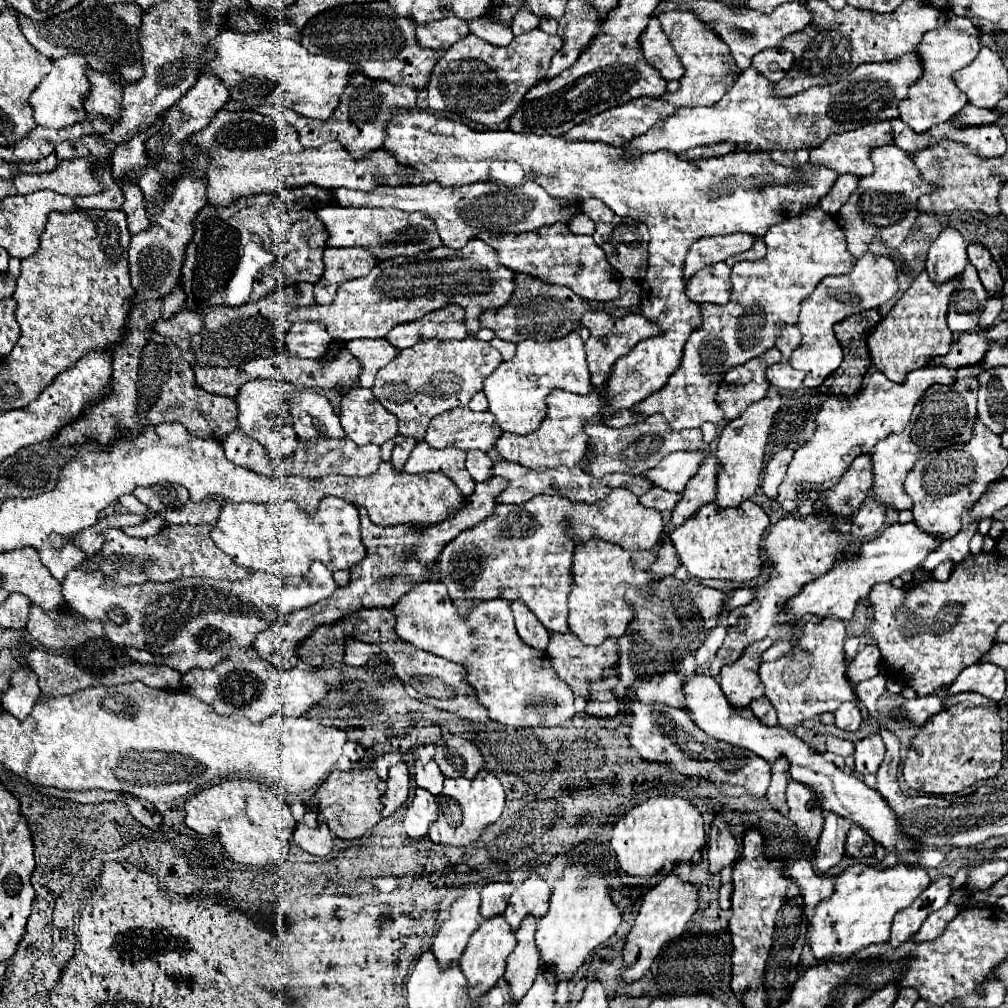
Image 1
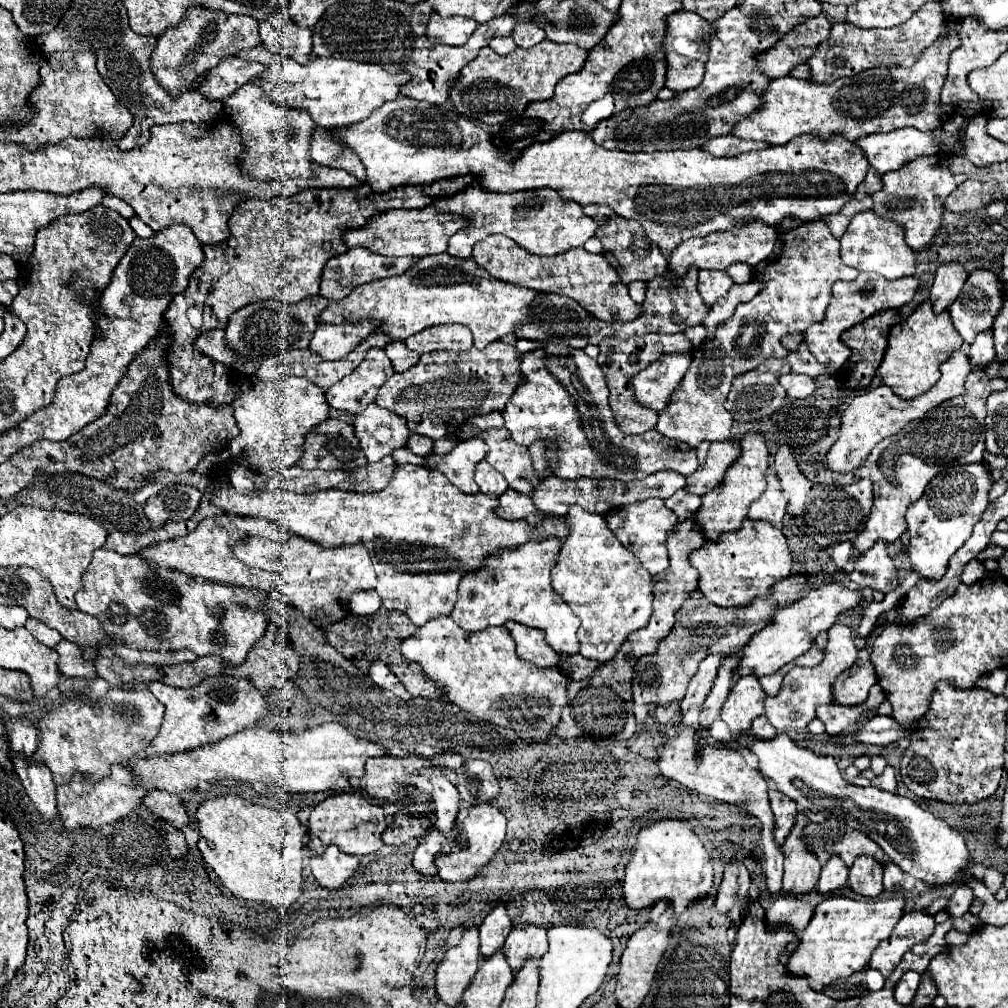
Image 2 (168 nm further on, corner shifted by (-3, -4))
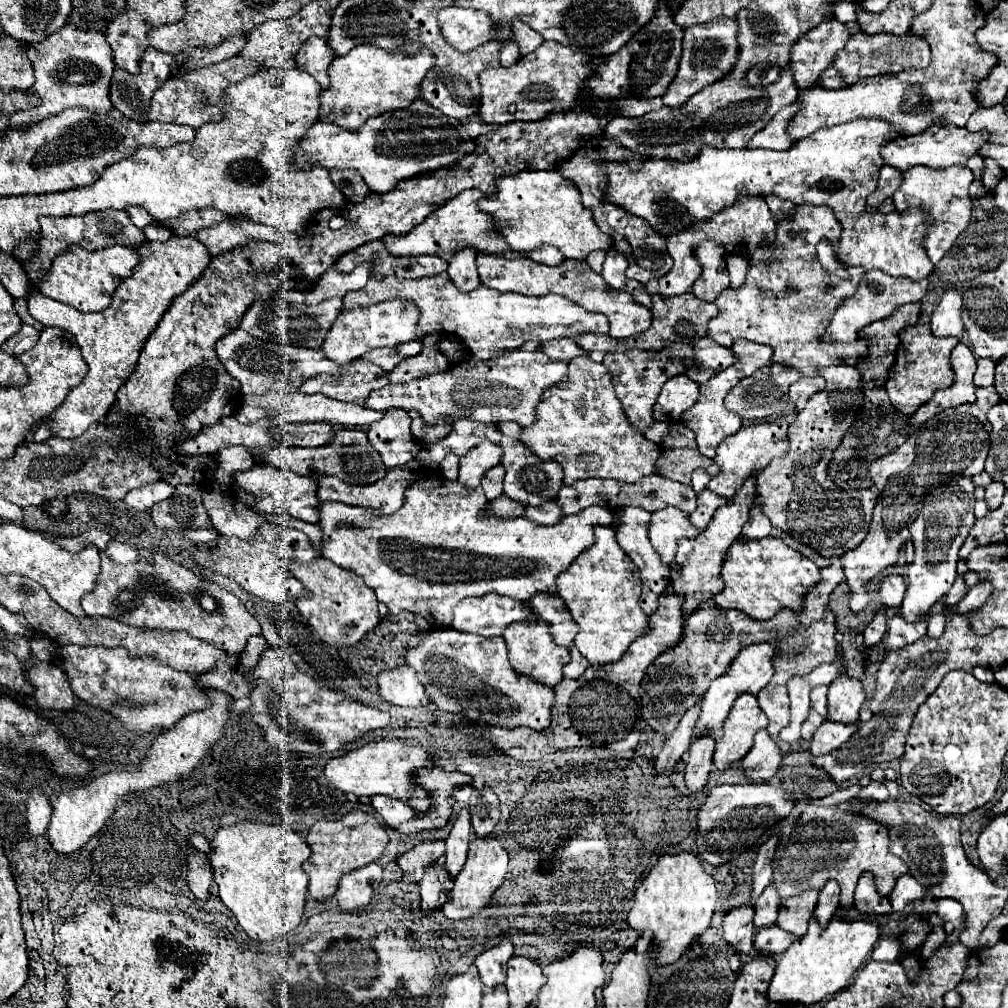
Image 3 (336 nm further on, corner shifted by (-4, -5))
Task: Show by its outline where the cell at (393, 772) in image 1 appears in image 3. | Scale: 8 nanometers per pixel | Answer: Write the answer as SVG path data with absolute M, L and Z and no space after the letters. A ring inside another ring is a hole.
M426 840L418 842L412 850L400 854L396 862L404 870L404 874L412 874L436 862L442 854L444 854L444 840Z

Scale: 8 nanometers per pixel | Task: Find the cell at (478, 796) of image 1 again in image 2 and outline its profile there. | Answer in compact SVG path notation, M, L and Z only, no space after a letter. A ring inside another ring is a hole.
M461 805L459 817L455 821L455 829L451 831L451 847L453 851L447 857L439 857L437 869L439 877L445 883L465 883L477 877L477 873L493 859L493 855L499 851L503 839L505 839L505 815L493 805L475 805L475 807L465 807Z

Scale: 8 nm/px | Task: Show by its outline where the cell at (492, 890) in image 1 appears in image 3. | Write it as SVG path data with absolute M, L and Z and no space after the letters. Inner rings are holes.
M504 938L498 946L484 950L482 954L476 956L476 966L480 972L480 980L486 988L494 988L498 984L504 984L506 980L506 962L512 956L514 946L510 938Z

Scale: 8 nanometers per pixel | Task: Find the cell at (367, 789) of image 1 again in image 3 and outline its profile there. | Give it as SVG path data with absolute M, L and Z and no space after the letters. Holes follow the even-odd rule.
M350 810L344 818L332 822L332 820L320 820L316 822L306 842L312 848L312 856L304 864L304 870L310 878L310 896L316 900L326 900L336 892L338 880L342 874L366 866L382 856L382 850L388 842L388 834L384 832L384 826L378 824L378 820L362 810Z

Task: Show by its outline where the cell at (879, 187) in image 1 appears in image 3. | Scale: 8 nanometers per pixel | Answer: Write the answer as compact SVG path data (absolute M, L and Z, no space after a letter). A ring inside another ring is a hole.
M914 166L902 174L902 186L892 196L898 212L906 212L912 208L926 210L926 214L934 216L932 226L928 226L928 234L924 238L924 250L932 264L936 264L956 242L956 236L968 226L972 202L968 196L968 188L972 184L972 172L966 166L950 166L942 170L934 170L928 166Z

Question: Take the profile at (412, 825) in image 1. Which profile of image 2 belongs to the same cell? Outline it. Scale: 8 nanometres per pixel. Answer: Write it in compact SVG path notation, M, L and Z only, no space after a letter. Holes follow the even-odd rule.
M431 827L429 833L425 833L419 839L417 849L413 851L413 867L423 875L423 877L433 877L437 875L437 867L435 867L435 857L443 853L449 855L451 853L451 845L447 841L447 837L443 833L439 833L435 827Z

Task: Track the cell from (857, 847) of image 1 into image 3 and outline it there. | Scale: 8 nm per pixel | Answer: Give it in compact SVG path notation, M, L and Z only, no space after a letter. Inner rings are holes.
M862 874L854 892L854 906L864 914L890 914L890 900L880 896L872 874Z

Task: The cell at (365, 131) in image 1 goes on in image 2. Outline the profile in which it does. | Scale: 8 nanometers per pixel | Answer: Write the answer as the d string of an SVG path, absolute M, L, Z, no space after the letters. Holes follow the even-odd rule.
M317 127L311 139L311 157L315 163L329 169L343 169L357 177L359 183L365 183L365 169L359 157L347 149L347 145L339 145L339 141L331 141L331 131Z

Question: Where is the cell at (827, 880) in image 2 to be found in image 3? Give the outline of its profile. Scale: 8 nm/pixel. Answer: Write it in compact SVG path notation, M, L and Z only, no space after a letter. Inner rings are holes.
M828 880L826 886L820 890L820 898L818 898L818 904L816 904L816 910L814 910L814 918L822 926L826 926L830 922L830 918L836 914L838 898L840 898L838 882L836 880Z

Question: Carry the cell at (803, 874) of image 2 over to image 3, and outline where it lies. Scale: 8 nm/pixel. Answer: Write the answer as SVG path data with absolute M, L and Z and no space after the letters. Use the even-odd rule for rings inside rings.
M804 890L792 898L786 898L780 904L778 926L800 938L808 928L808 920L814 914L816 902L818 902L818 890Z

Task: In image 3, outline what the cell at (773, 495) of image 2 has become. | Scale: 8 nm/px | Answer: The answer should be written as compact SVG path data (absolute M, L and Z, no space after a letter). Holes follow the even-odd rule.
M754 504L750 510L750 518L744 524L742 536L744 538L764 538L764 536L770 536L770 530L772 530L772 524L768 522L768 518L760 510L760 506Z

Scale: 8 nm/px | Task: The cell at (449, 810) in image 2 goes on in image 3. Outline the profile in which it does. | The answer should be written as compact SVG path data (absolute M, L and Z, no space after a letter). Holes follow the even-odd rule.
M462 808L456 814L456 820L452 824L452 830L446 838L446 868L450 876L456 876L464 862L466 862L466 852L468 852L468 842L472 838L472 826L470 826L470 814L468 808Z

